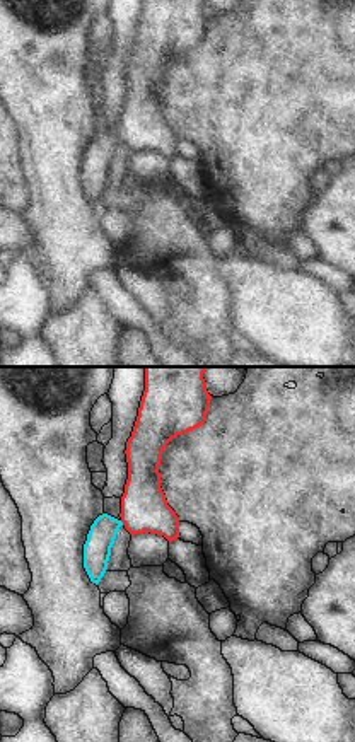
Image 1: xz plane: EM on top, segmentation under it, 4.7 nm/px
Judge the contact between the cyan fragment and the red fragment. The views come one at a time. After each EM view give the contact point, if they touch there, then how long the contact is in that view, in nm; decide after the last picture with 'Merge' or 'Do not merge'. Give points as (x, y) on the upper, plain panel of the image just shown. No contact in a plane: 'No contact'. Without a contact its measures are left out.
Touches cyan at (122, 140). Shared border 30 nm

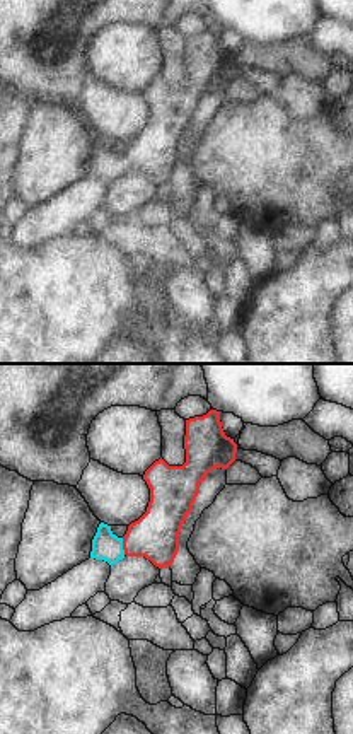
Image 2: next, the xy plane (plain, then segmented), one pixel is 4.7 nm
Touches cyan at (121, 164). Shared border 80 nm

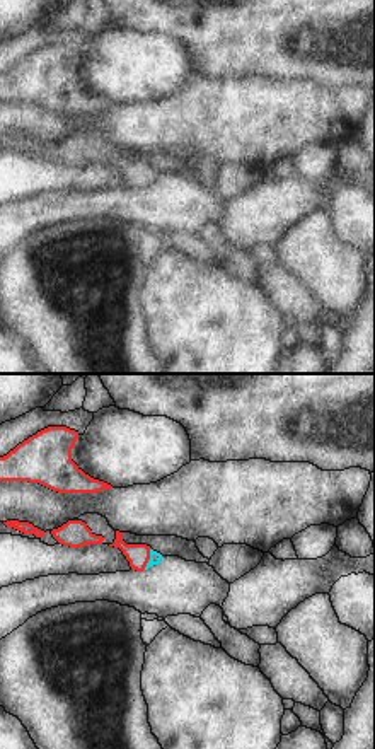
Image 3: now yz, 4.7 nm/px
Touches cyan at (150, 176). Shared border 110 nm

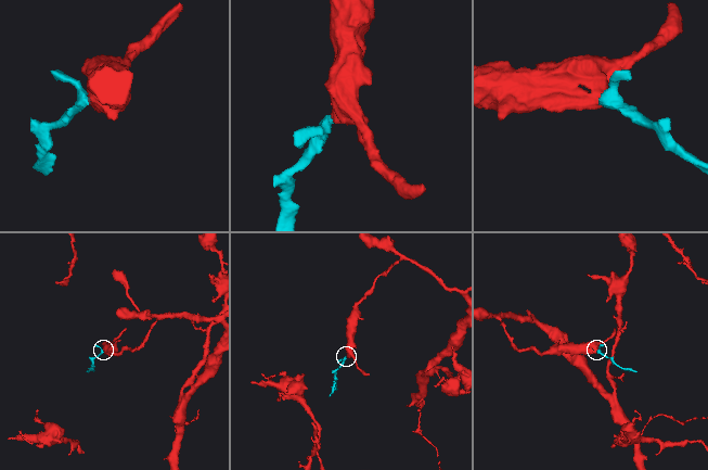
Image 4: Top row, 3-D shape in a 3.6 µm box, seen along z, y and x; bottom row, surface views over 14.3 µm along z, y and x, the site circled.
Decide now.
Merge

